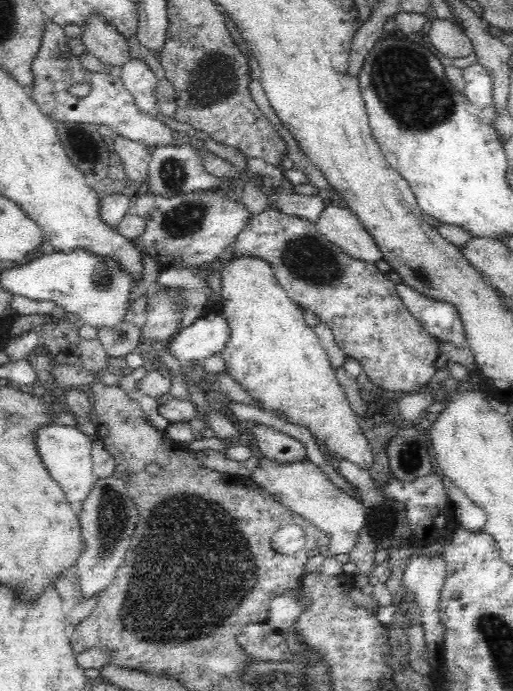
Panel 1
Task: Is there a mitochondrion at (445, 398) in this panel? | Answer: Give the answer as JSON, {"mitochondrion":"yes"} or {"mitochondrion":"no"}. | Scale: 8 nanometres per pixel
{"mitochondrion":"no"}

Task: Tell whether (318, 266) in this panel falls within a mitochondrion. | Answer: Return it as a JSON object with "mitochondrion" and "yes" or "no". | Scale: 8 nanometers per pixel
{"mitochondrion":"yes"}

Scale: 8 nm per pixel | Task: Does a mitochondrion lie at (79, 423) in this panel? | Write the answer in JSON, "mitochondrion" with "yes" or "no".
{"mitochondrion":"no"}

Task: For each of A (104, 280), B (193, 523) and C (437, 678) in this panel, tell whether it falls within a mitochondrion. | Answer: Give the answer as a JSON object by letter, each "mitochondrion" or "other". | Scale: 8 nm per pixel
{"A":"mitochondrion","B":"mitochondrion","C":"other"}

